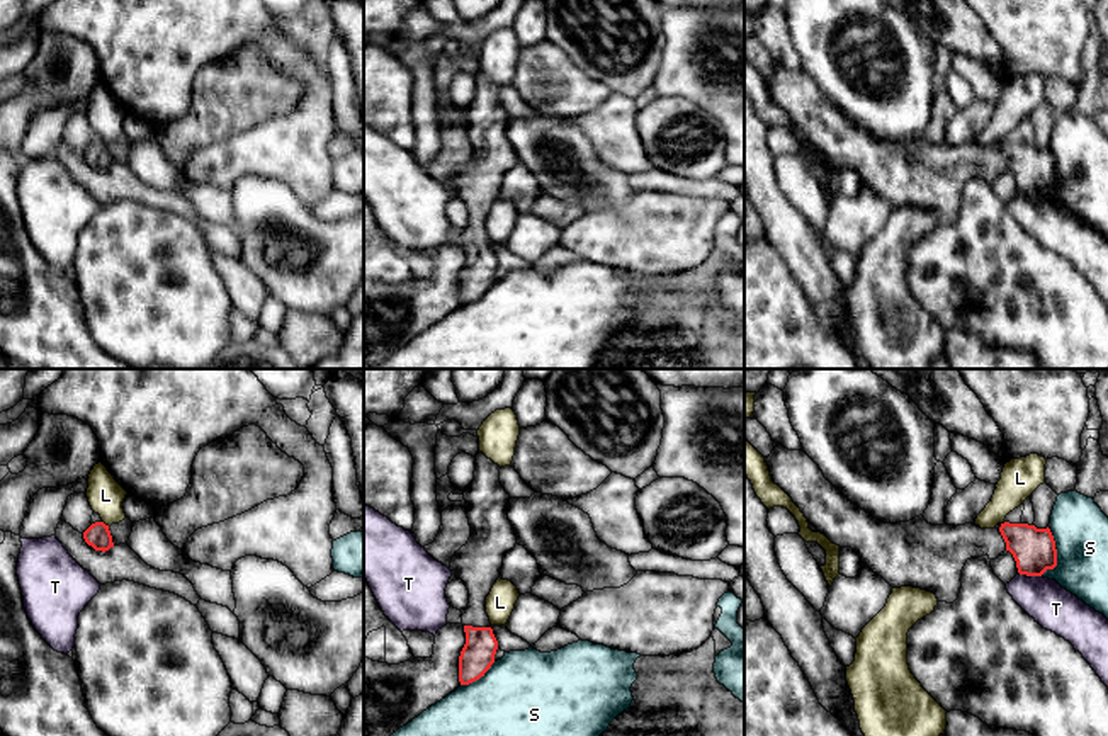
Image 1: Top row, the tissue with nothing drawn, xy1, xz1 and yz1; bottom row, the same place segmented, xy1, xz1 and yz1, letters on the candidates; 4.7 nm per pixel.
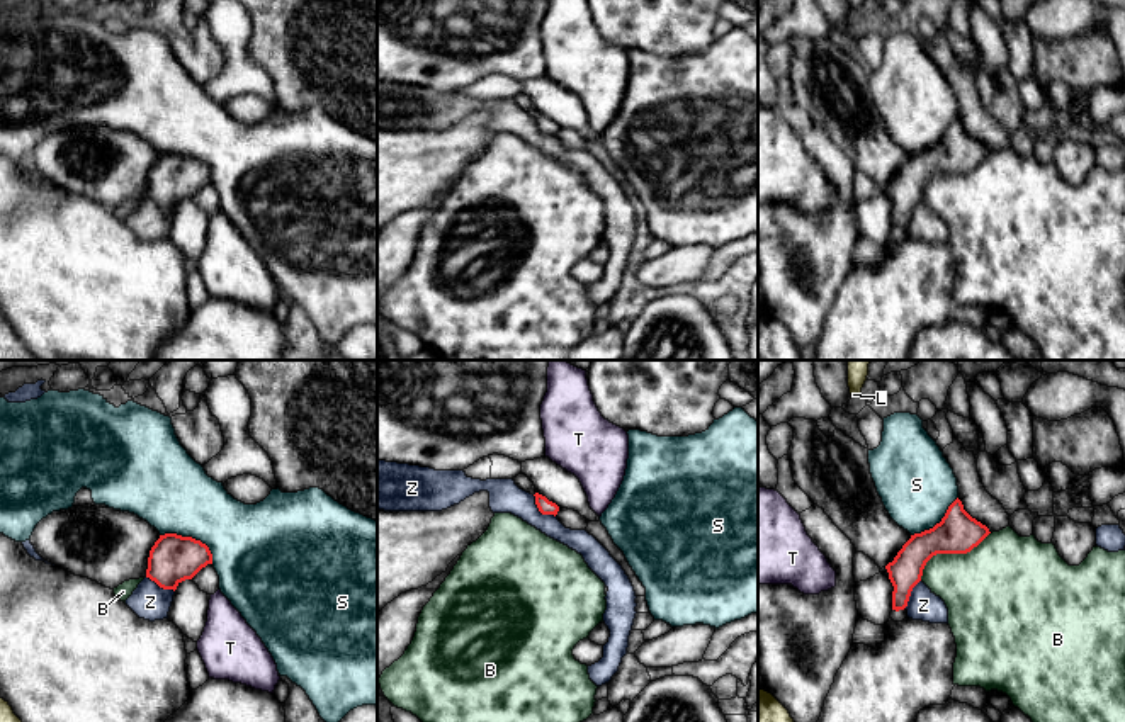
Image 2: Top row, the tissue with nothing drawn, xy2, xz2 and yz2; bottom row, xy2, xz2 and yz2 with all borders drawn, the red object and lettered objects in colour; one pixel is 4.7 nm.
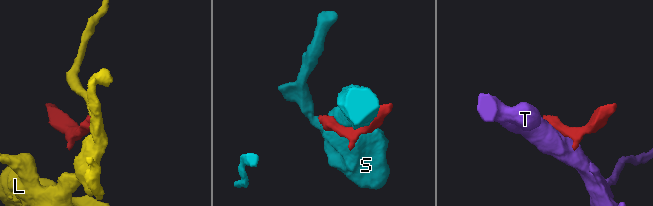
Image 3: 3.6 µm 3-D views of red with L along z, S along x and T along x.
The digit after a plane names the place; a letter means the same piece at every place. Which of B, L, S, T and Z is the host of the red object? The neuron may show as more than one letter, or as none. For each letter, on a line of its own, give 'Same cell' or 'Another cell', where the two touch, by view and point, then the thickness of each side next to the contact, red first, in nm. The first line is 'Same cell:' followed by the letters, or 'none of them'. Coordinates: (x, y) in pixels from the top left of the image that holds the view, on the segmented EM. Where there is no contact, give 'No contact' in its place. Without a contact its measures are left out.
Same cell: none of them
B: Another cell. Touches red at yz2 (949, 552). Thickness 200 nm (red) against 400 nm
L: Another cell. Touches red at xy1 (104, 524). Thickness 120 nm (red) against 170 nm
S: Another cell. Touches red at xy2 (191, 537). Thickness 220 nm (red) against 360 nm
T: Another cell. Touches red at yz1 (1037, 575). Thickness 200 nm (red) against 200 nm
Z: Another cell. Touches red at xz2 (539, 510). Thickness 70 nm (red) against 160 nm

